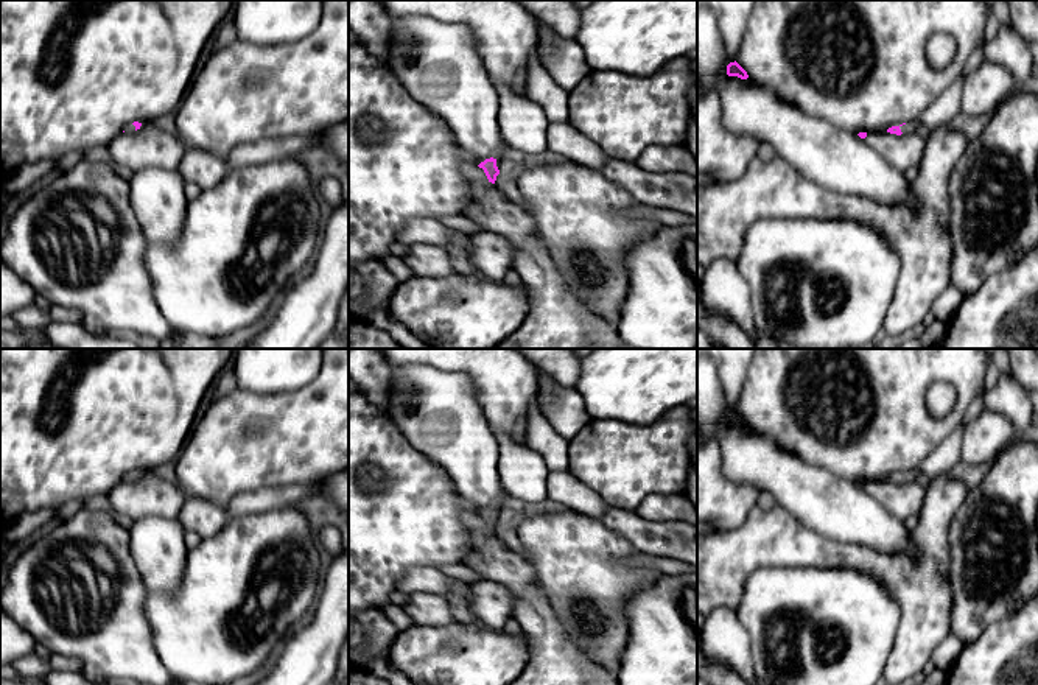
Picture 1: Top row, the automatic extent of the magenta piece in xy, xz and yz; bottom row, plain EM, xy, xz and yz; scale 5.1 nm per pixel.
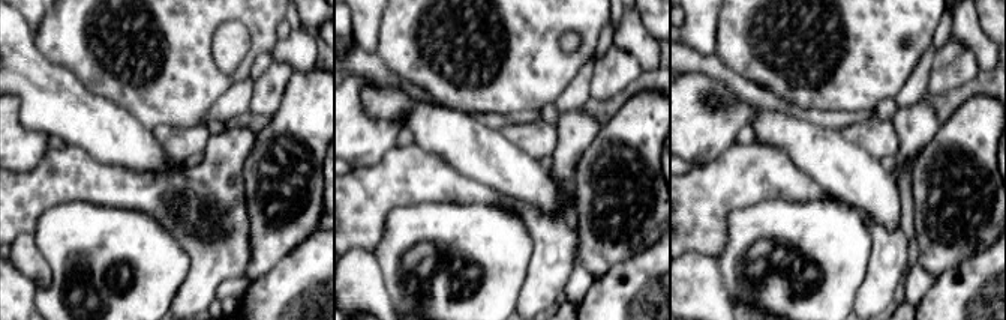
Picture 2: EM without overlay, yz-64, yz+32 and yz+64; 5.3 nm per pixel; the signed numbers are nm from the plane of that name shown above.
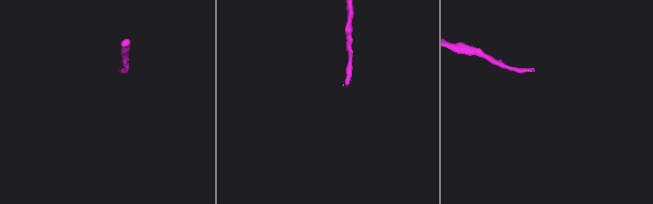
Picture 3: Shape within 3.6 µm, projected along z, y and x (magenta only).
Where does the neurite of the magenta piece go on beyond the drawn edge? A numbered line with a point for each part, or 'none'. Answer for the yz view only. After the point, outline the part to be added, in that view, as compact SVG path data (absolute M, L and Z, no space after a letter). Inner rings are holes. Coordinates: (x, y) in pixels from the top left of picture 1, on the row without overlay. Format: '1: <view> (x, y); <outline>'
1: yz (945, 458); M960 423L918 467L899 475L903 483L917 481L918 475L932 480L937 475L952 472L960 462L960 447L965 427Z

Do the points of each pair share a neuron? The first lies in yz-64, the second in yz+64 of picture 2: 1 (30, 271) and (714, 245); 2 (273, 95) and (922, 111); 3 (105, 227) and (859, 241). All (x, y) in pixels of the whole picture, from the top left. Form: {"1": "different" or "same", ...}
{"1": "different", "2": "different", "3": "same"}

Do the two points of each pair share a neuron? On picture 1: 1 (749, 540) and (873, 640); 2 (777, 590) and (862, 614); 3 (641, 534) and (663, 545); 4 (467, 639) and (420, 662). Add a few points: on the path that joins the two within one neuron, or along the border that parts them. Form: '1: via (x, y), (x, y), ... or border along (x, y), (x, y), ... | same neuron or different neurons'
1: border along (819, 567), (760, 567), (747, 581) | different neurons
2: via (799, 598), (819, 598), (834, 614), (841, 614) | same neuron
3: via (646, 536), (659, 540) | same neuron
4: via (456, 649), (447, 659), (431, 659) | same neuron

